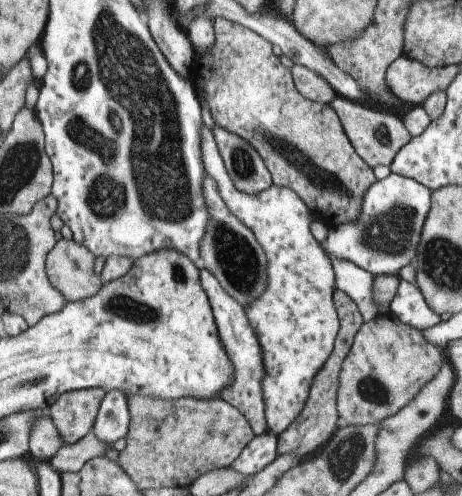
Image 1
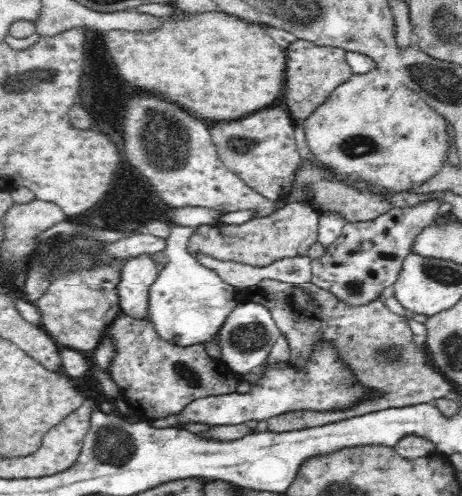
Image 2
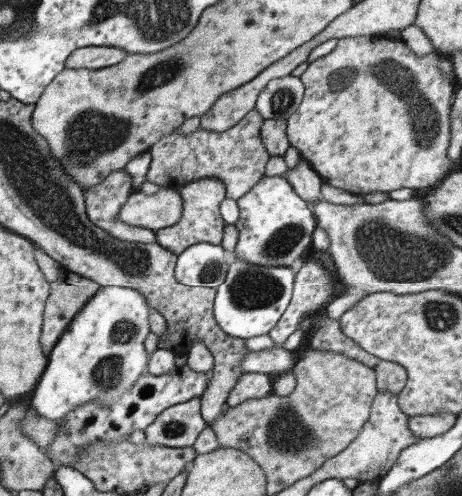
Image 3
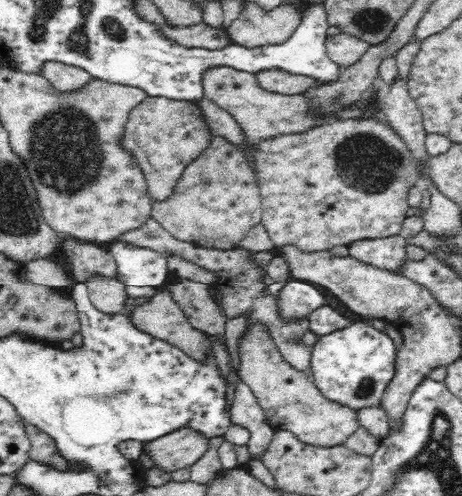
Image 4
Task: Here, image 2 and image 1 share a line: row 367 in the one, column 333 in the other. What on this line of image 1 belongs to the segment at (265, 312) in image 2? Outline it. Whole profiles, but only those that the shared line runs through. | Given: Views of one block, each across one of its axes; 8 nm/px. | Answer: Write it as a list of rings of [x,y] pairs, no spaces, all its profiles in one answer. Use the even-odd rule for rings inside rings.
[[[387,174],[387,178],[373,180],[359,198],[359,210],[355,218],[347,222],[339,222],[335,226],[329,226],[325,232],[325,238],[319,244],[319,250],[331,260],[331,262],[349,262],[373,278],[383,276],[399,276],[399,272],[411,264],[413,258],[417,258],[419,240],[423,222],[427,218],[431,206],[431,192],[423,188],[421,184]]]

